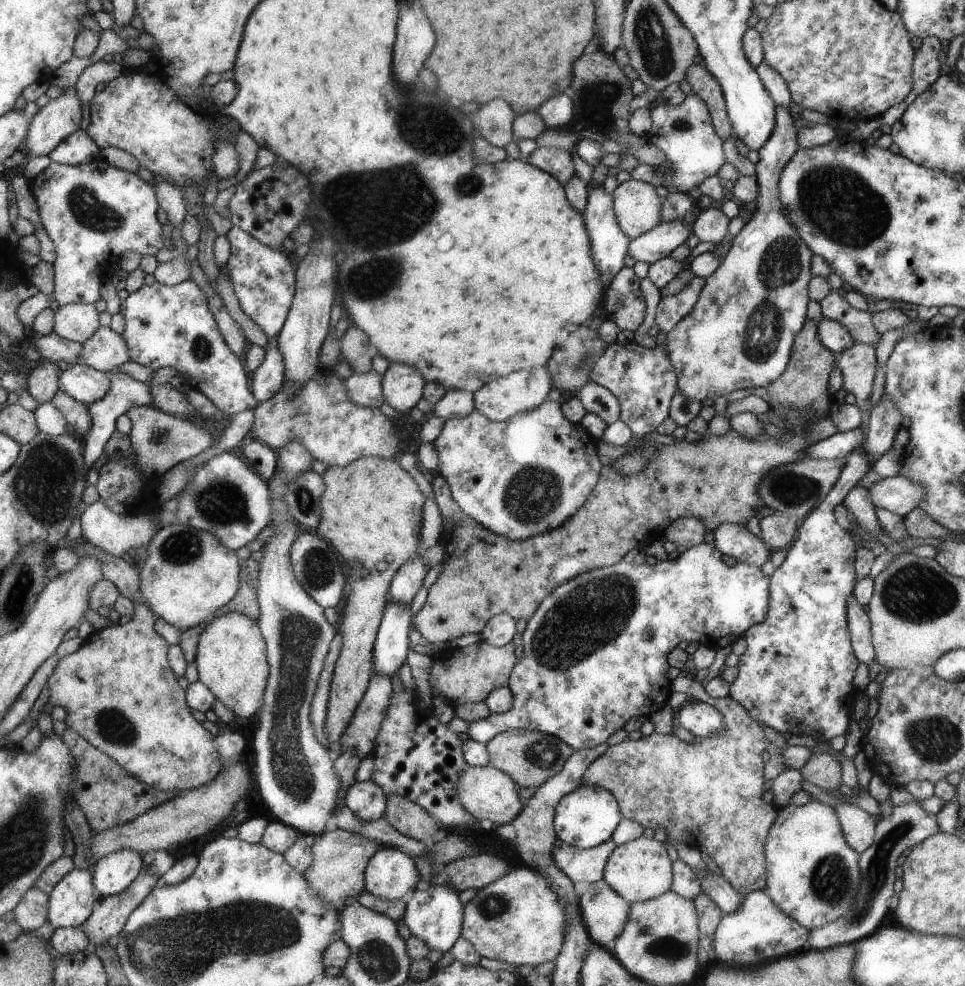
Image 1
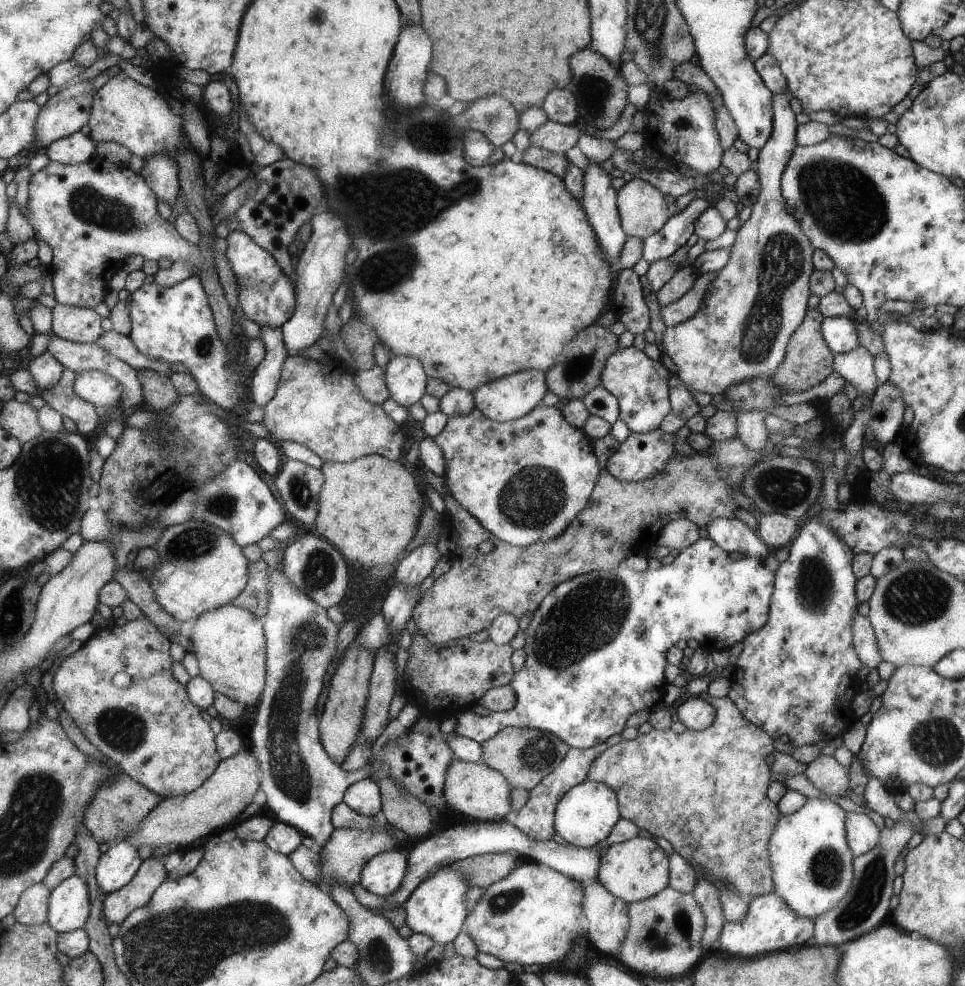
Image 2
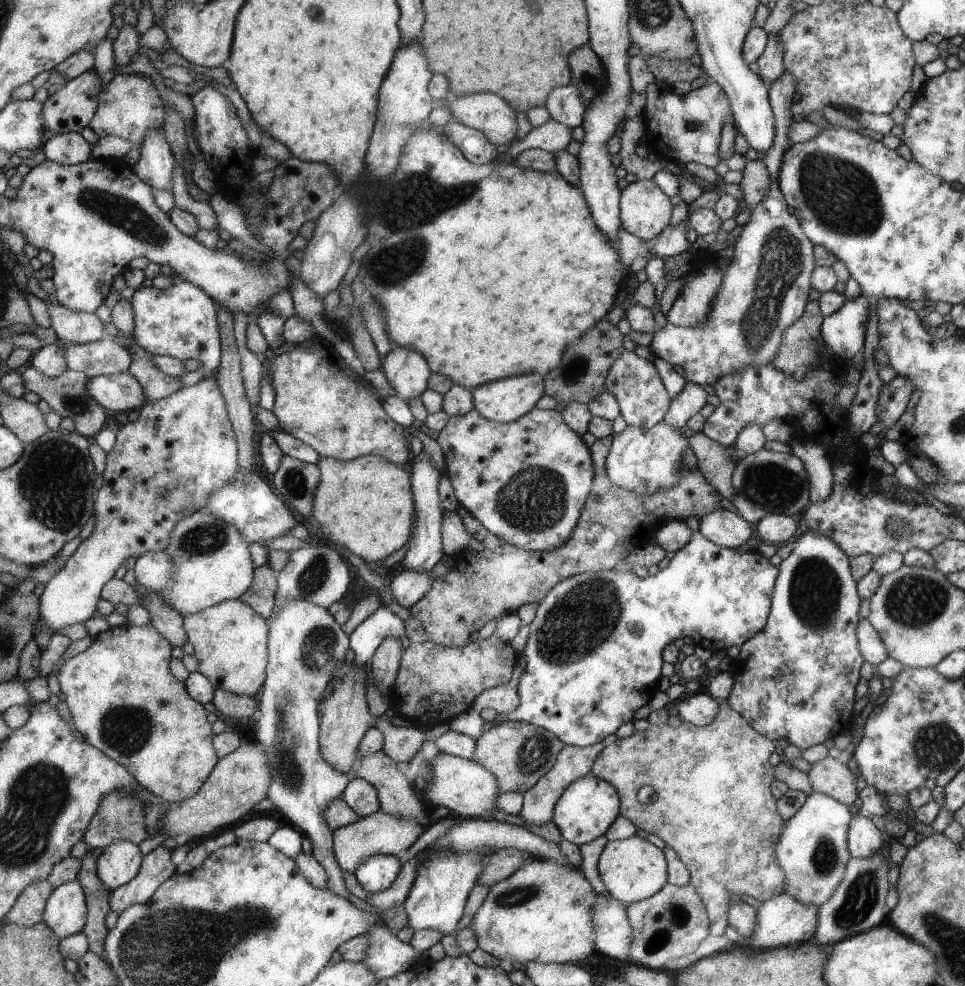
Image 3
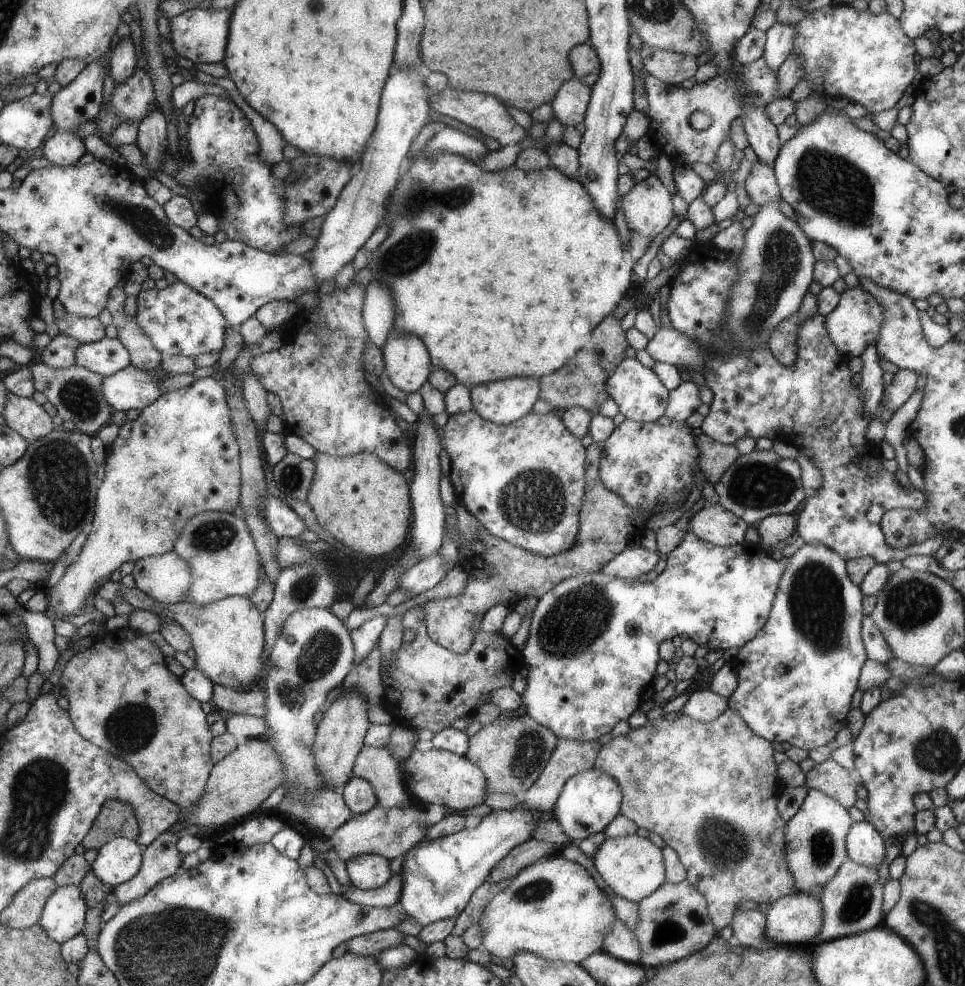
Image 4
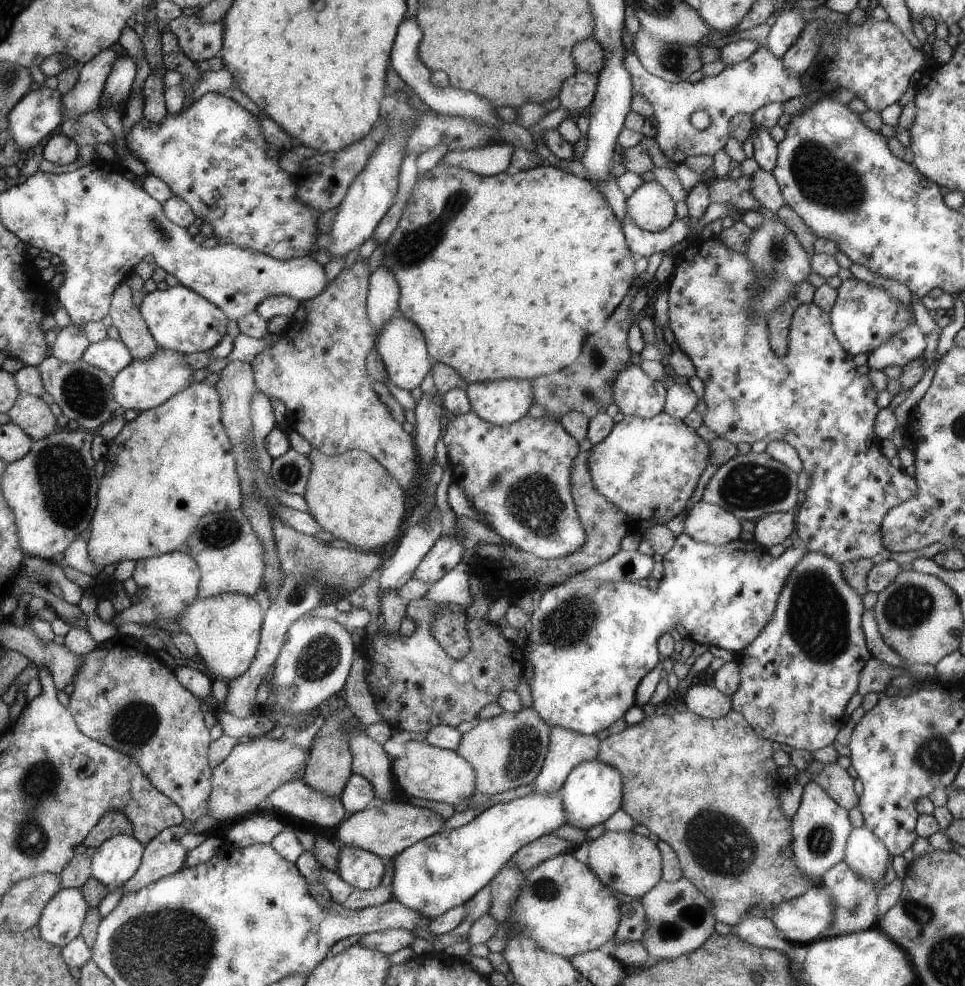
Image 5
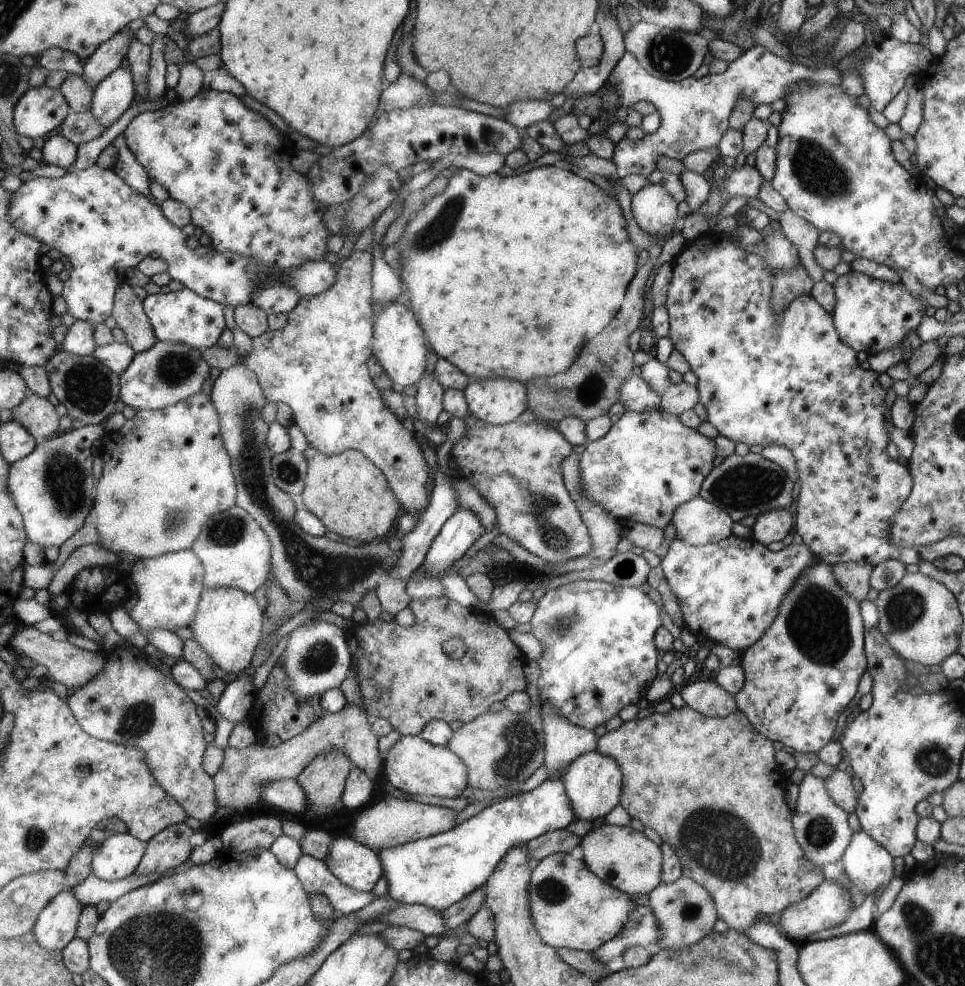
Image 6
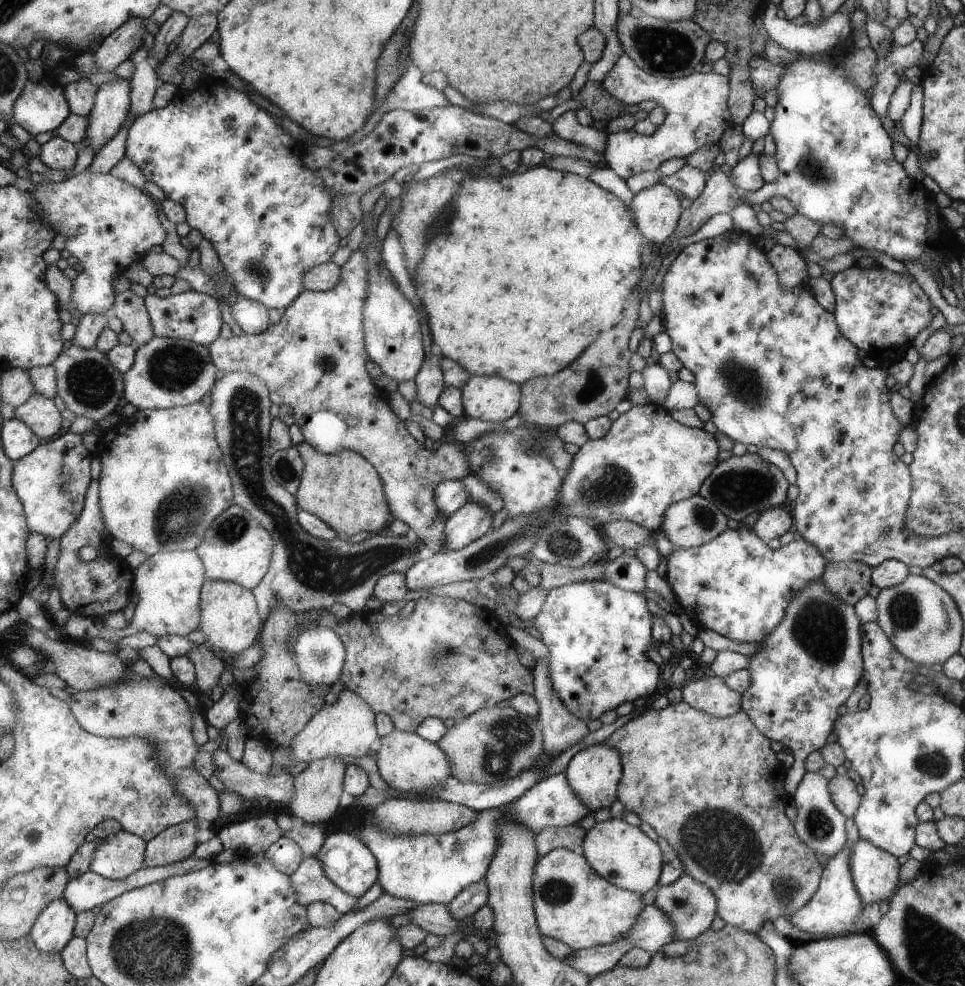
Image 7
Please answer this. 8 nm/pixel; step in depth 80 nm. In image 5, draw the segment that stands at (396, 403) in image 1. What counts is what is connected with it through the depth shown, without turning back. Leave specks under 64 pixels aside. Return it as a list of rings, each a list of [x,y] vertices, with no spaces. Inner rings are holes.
[[[393,316],[383,324],[379,338],[374,344],[374,350],[379,352],[389,381],[400,390],[411,391],[424,380],[427,372],[432,368],[427,360],[427,348],[422,332],[411,322],[401,316]]]

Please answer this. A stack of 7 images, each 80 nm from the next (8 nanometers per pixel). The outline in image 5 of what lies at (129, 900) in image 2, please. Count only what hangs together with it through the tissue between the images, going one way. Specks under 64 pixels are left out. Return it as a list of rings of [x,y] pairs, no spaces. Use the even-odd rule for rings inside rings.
[[[176,825],[163,830],[162,834],[151,840],[146,846],[140,870],[122,886],[122,894],[135,894],[145,886],[182,870],[189,852],[178,841],[187,834],[189,830],[185,826]]]

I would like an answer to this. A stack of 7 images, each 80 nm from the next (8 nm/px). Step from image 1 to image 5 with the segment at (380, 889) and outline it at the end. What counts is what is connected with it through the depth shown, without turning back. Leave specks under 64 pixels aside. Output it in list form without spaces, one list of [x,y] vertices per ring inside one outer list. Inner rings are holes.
[[[341,846],[337,852],[337,874],[346,884],[360,890],[375,889],[380,886],[385,860],[371,852]]]

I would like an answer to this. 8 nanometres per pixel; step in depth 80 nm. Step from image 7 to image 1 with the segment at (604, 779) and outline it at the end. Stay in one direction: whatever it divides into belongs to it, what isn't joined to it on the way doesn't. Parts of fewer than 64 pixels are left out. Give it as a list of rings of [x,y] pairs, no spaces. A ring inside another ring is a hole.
[[[580,785],[578,788],[572,789],[568,794],[565,794],[554,809],[552,826],[556,835],[556,839],[561,841],[561,844],[577,847],[578,849],[589,849],[602,845],[604,841],[610,839],[611,834],[617,828],[617,825],[622,821],[622,814],[618,810],[618,802],[609,791],[602,787]]]

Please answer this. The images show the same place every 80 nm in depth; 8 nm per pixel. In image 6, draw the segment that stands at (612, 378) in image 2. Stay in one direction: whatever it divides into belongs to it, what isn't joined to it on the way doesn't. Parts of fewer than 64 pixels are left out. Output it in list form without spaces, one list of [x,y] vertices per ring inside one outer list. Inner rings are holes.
[[[638,373],[631,374],[630,378],[622,383],[618,401],[629,412],[651,412],[661,409],[662,395],[651,390]]]

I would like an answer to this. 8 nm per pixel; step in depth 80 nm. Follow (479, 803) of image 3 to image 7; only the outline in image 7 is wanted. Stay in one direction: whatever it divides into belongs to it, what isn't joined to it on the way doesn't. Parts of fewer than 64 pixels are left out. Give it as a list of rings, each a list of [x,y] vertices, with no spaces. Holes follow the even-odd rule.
[[[391,730],[390,734],[377,738],[377,752],[373,753],[379,775],[387,786],[405,792],[420,792],[445,786],[445,782],[453,777],[451,774],[451,760],[437,743],[427,742],[415,732],[401,732]]]

